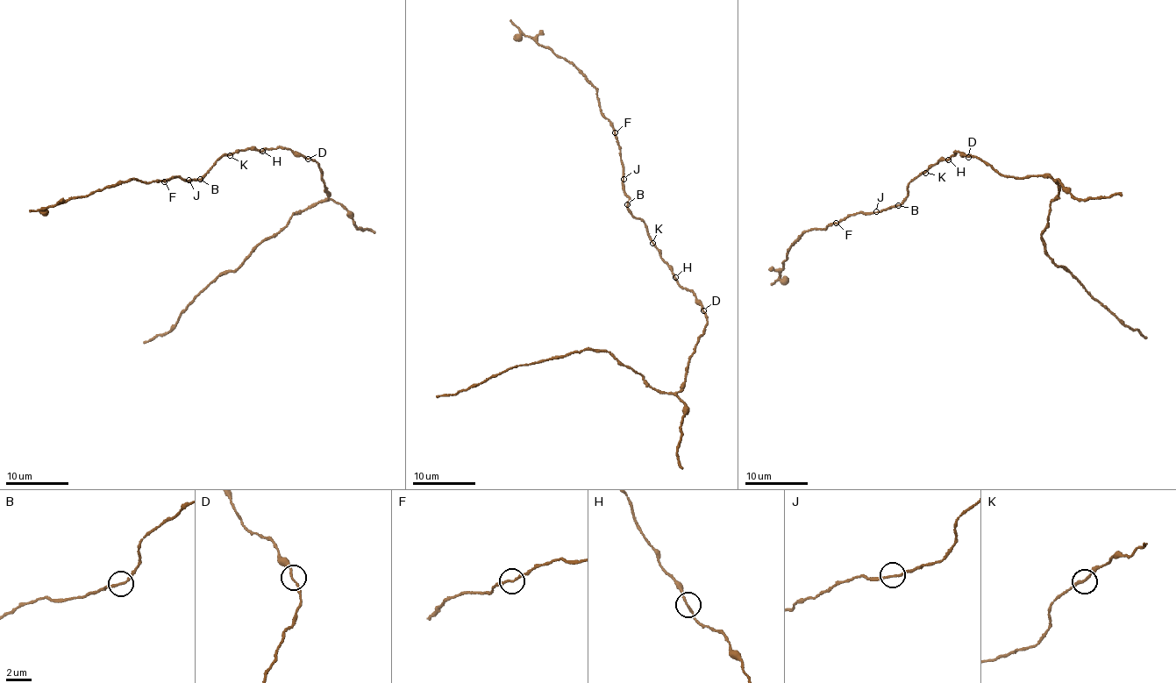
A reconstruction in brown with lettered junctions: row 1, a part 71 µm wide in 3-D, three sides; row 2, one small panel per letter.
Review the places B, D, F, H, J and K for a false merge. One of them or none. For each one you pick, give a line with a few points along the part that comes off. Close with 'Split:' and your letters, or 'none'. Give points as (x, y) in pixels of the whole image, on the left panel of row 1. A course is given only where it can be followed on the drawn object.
Split: none

